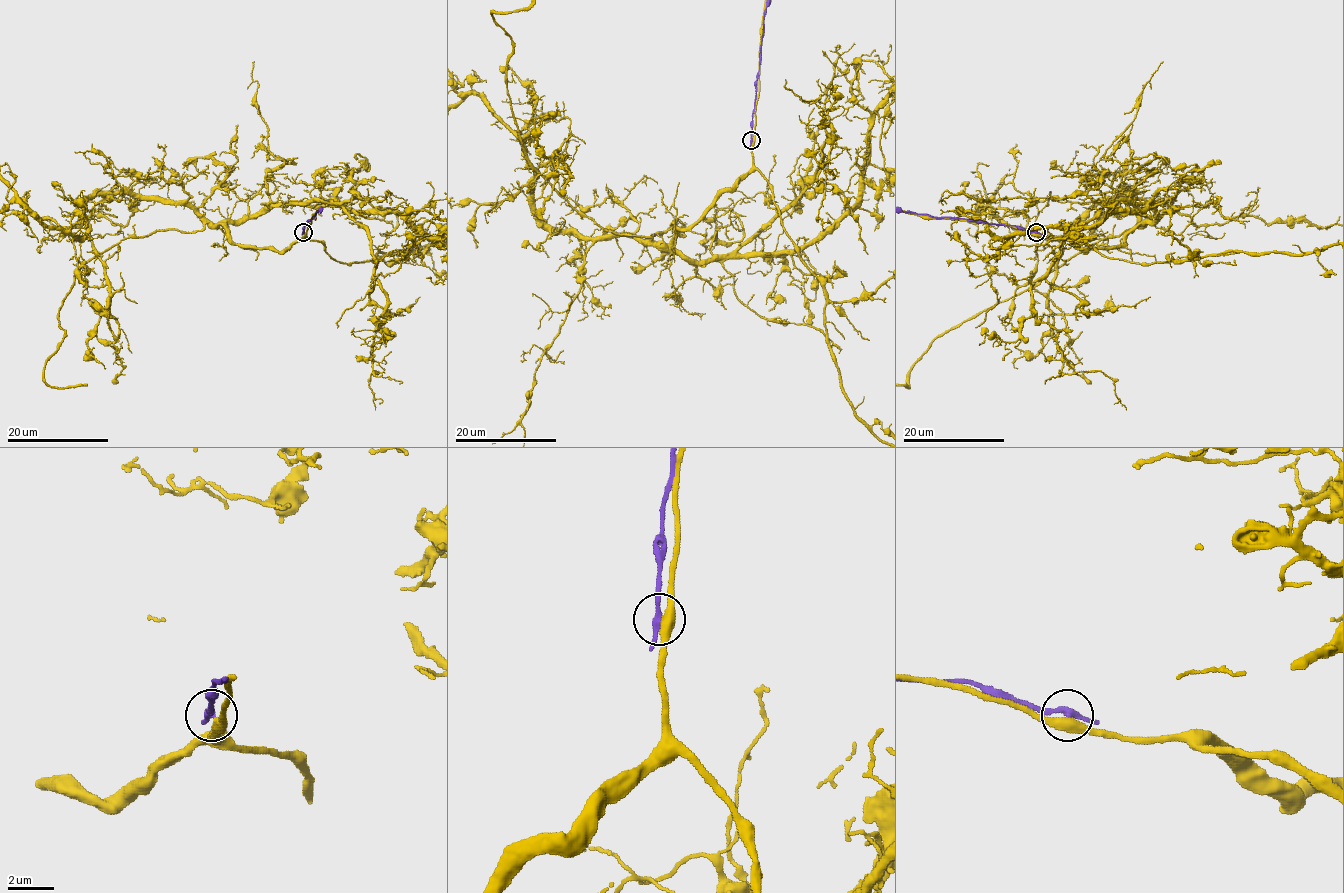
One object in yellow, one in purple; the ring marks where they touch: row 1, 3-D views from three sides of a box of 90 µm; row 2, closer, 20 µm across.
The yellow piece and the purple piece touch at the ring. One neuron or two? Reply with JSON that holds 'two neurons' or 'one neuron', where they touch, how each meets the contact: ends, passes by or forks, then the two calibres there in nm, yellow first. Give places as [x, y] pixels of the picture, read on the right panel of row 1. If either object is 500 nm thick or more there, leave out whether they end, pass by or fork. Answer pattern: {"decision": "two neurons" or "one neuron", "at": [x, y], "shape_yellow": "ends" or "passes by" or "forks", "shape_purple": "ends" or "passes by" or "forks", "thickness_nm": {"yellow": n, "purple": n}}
{"decision": "two neurons", "at": [1036, 232], "shape_yellow": "passes by", "shape_purple": "passes by", "thickness_nm": {"yellow": 440, "purple": 240}}

